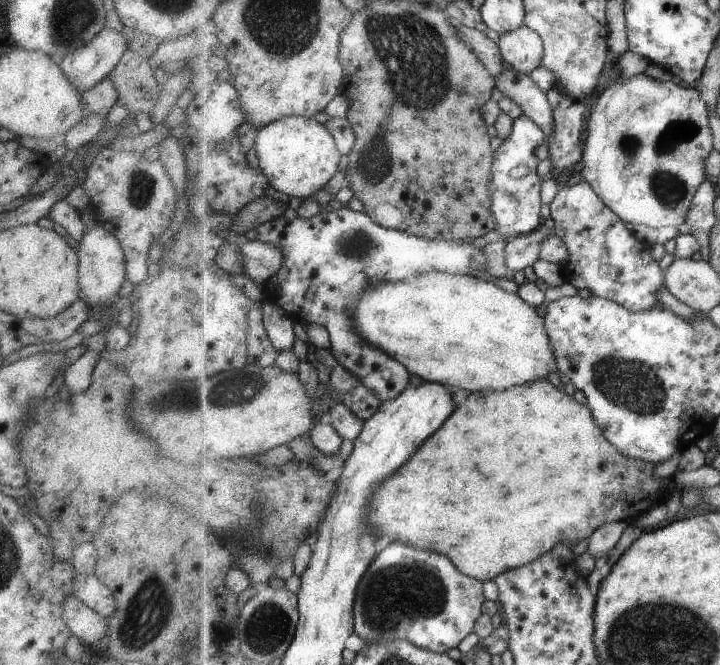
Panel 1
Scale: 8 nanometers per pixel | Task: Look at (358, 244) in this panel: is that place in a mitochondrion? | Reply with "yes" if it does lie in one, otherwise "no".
yes

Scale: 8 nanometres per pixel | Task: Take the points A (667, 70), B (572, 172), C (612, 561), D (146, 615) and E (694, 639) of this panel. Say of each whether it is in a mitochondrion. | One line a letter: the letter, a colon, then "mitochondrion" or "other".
A: other
B: other
C: other
D: mitochondrion
E: mitochondrion

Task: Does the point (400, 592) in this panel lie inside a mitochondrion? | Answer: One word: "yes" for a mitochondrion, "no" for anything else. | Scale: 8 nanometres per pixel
yes

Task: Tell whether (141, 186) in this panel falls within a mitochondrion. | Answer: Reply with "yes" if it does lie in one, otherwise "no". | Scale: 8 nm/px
yes

